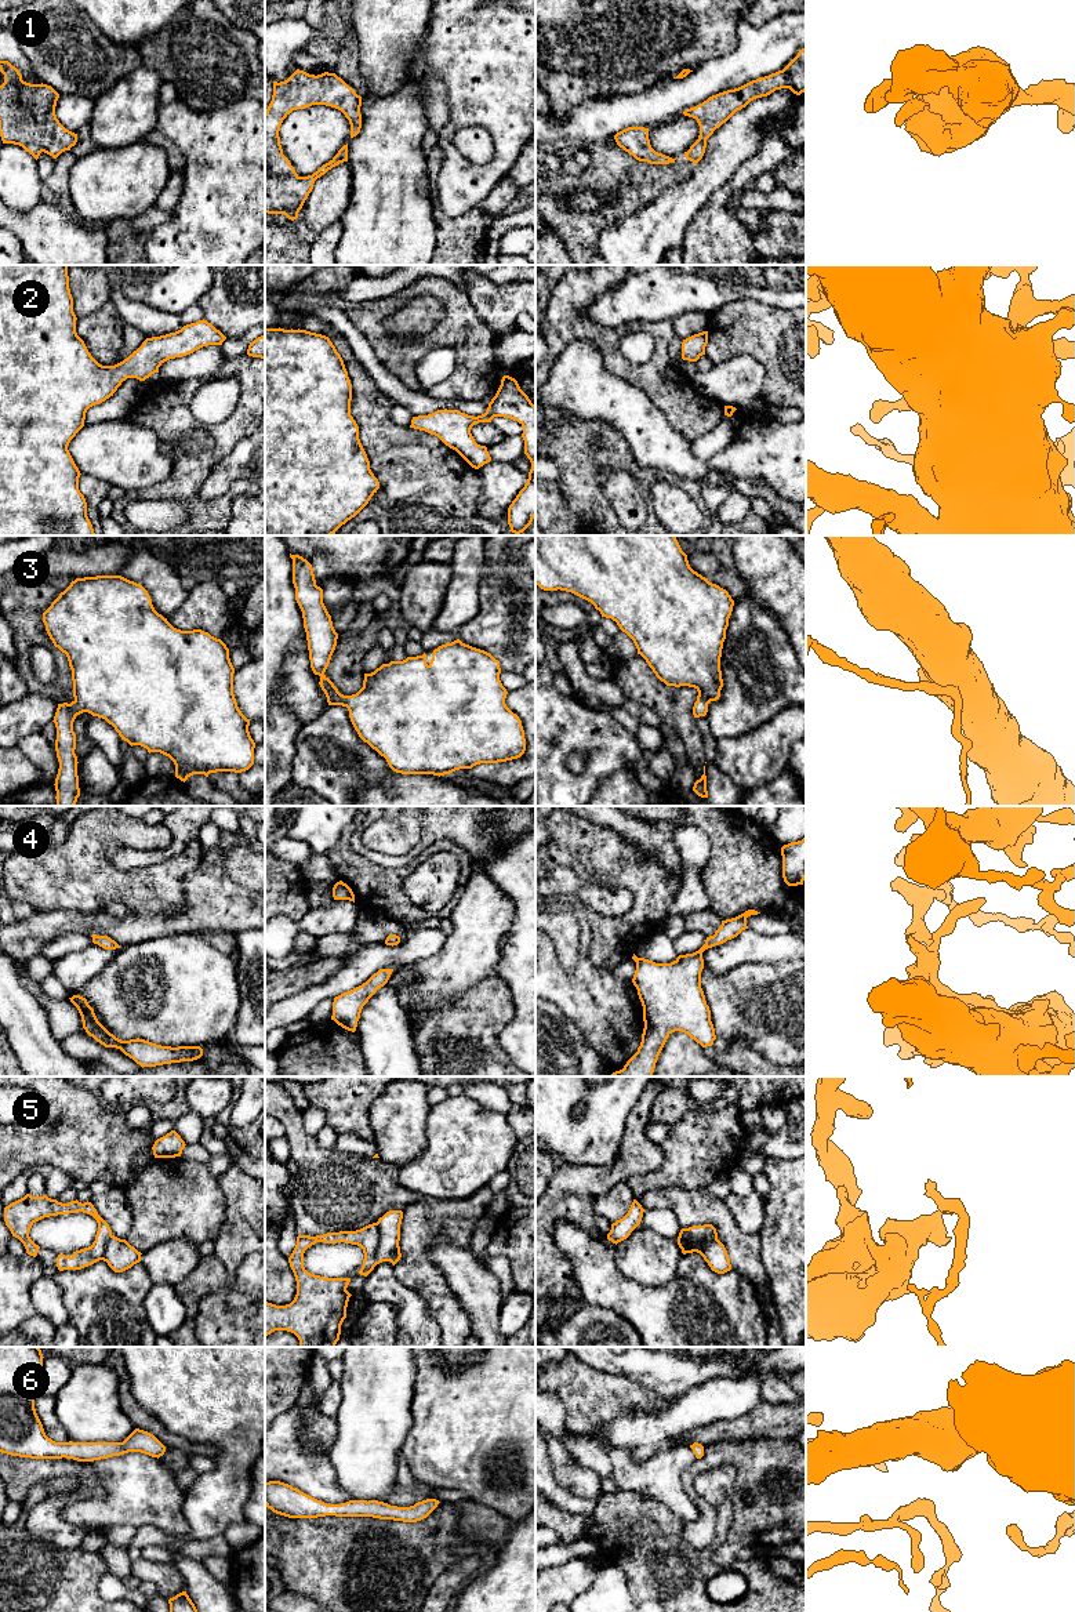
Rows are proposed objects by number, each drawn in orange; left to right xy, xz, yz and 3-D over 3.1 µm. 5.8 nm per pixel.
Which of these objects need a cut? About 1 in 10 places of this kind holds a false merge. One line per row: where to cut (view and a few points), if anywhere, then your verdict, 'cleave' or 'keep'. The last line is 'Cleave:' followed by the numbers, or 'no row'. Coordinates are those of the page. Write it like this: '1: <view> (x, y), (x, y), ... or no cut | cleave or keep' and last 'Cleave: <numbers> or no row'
1: no cut | keep
2: no cut | keep
3: no cut | keep
4: no cut | keep
5: xz (377, 1223), (380, 1240), (374, 1264) | cleave
6: no cut | keep
Cleave: 5

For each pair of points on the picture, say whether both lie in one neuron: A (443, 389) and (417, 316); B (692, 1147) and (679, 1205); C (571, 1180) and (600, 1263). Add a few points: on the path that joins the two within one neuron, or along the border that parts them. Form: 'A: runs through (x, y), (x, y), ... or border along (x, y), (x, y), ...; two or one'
A: border along (446, 311), (445, 316), (427, 333), (411, 340); two
B: border along (704, 1187), (660, 1187), (652, 1191); two
C: border along (563, 1219), (577, 1224), (592, 1237), (600, 1235); two

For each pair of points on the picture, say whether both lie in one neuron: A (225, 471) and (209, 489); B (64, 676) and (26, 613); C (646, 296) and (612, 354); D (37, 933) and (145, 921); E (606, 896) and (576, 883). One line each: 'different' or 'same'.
A: same
B: same
C: different
D: same
E: same

